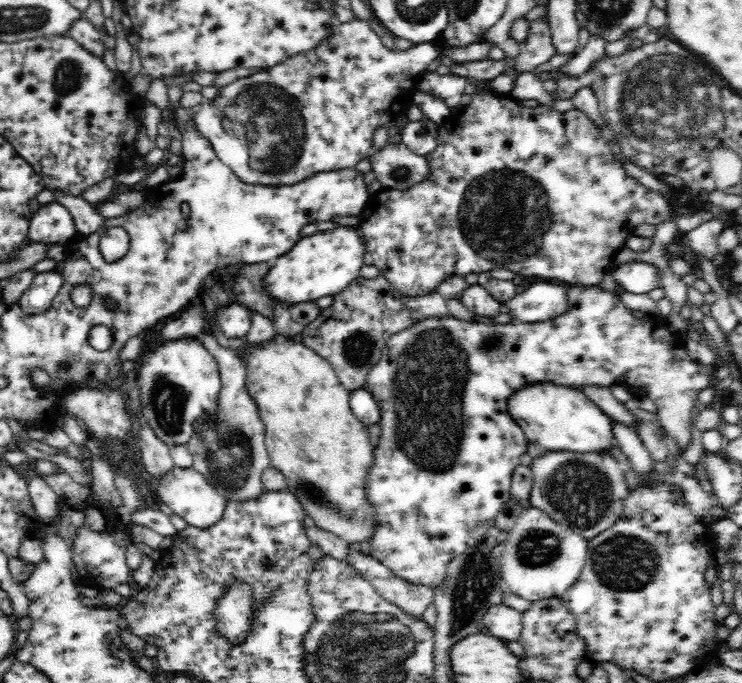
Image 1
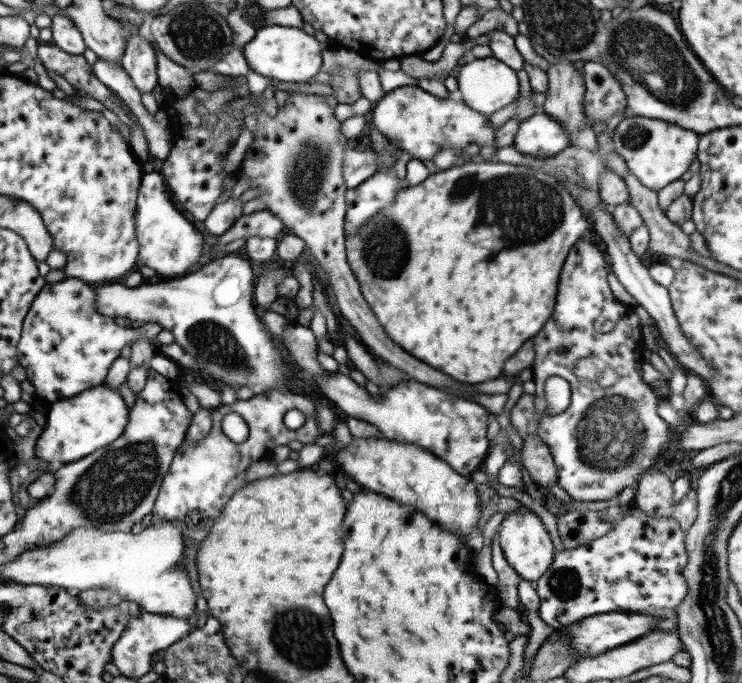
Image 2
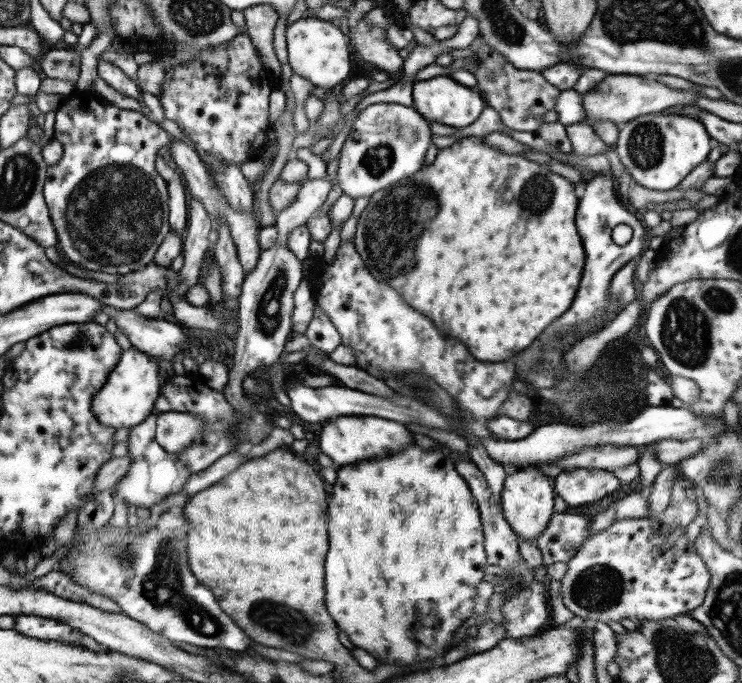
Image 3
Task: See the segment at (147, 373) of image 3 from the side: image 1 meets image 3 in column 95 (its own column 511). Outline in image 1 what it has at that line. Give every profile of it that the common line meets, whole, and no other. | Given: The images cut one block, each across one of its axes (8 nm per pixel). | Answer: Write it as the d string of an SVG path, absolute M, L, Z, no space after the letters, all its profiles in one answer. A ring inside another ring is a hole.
M552 382L526 384L508 398L508 412L524 430L528 442L540 444L546 452L608 452L608 446L616 444L610 416L572 386L560 386Z

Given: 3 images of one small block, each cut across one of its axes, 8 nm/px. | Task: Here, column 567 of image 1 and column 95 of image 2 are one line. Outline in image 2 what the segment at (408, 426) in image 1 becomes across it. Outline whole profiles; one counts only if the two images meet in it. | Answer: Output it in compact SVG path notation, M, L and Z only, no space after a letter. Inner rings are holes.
M67 278L57 284L45 284L39 296L35 296L21 328L17 344L17 362L25 370L27 380L35 388L35 400L53 406L61 400L69 400L93 386L105 382L109 366L121 356L121 348L133 344L139 336L151 340L165 328L155 322L117 326L105 316L97 316L95 290L83 280Z

